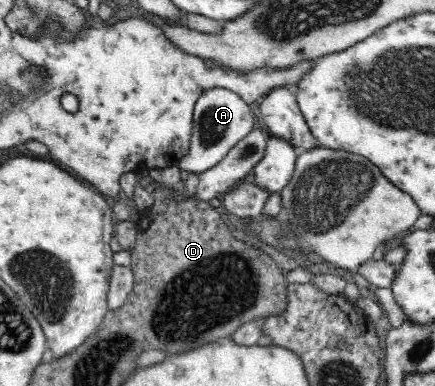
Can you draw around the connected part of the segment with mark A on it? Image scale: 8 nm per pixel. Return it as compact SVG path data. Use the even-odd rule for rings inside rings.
M213 87L196 100L192 122L190 149L177 166L181 170L200 175L218 165L224 156L254 129L254 114L248 104L233 91Z

